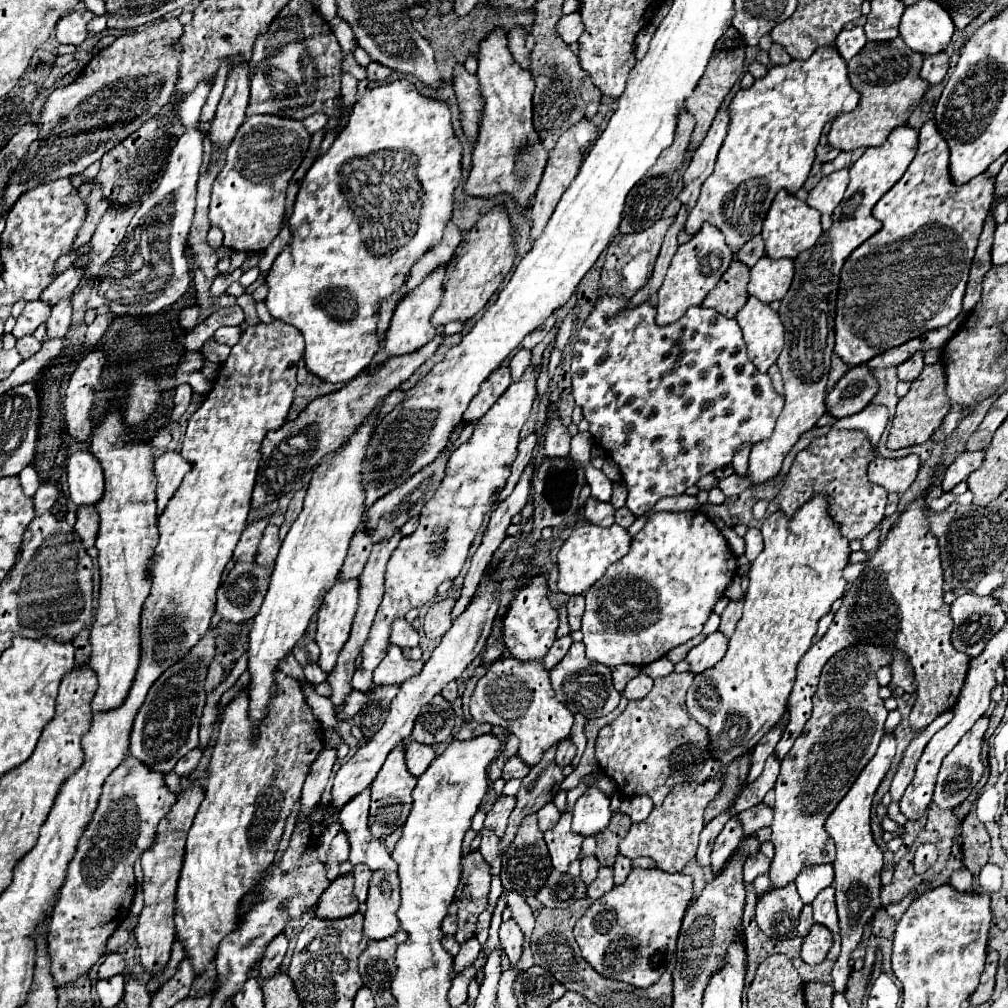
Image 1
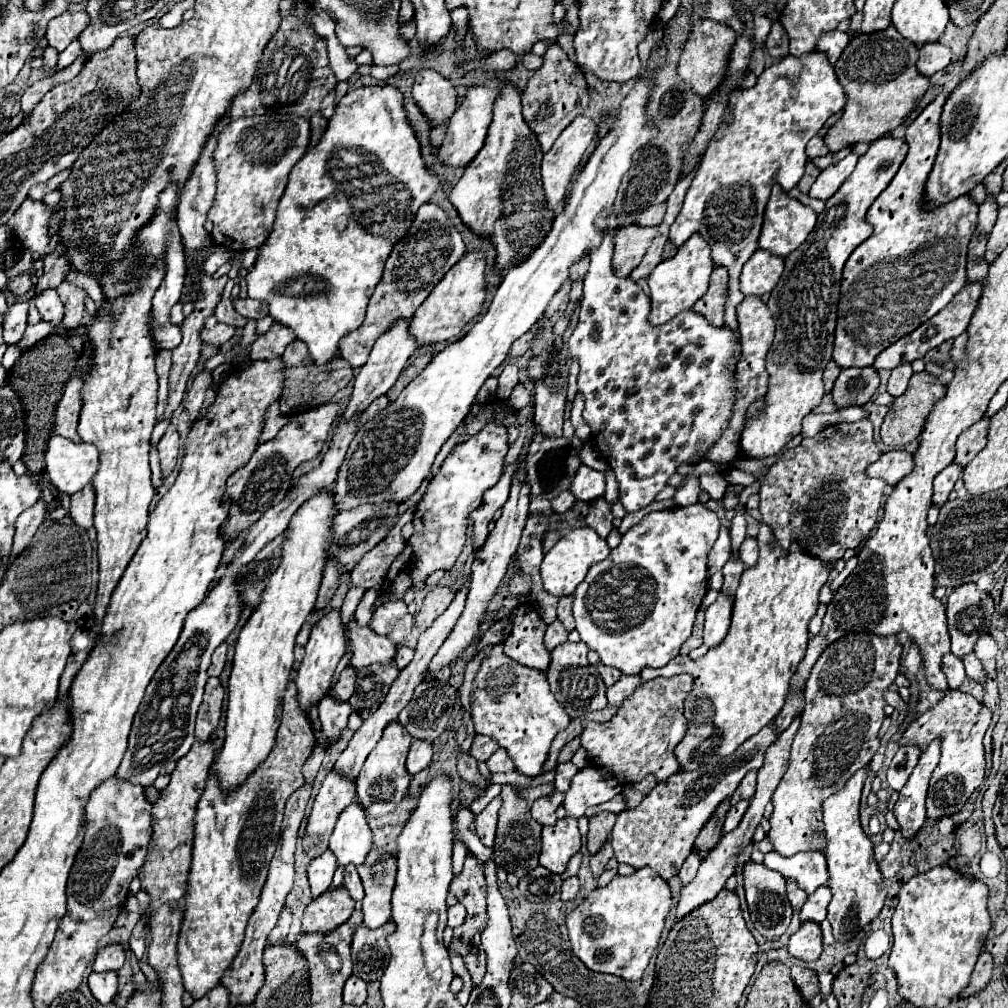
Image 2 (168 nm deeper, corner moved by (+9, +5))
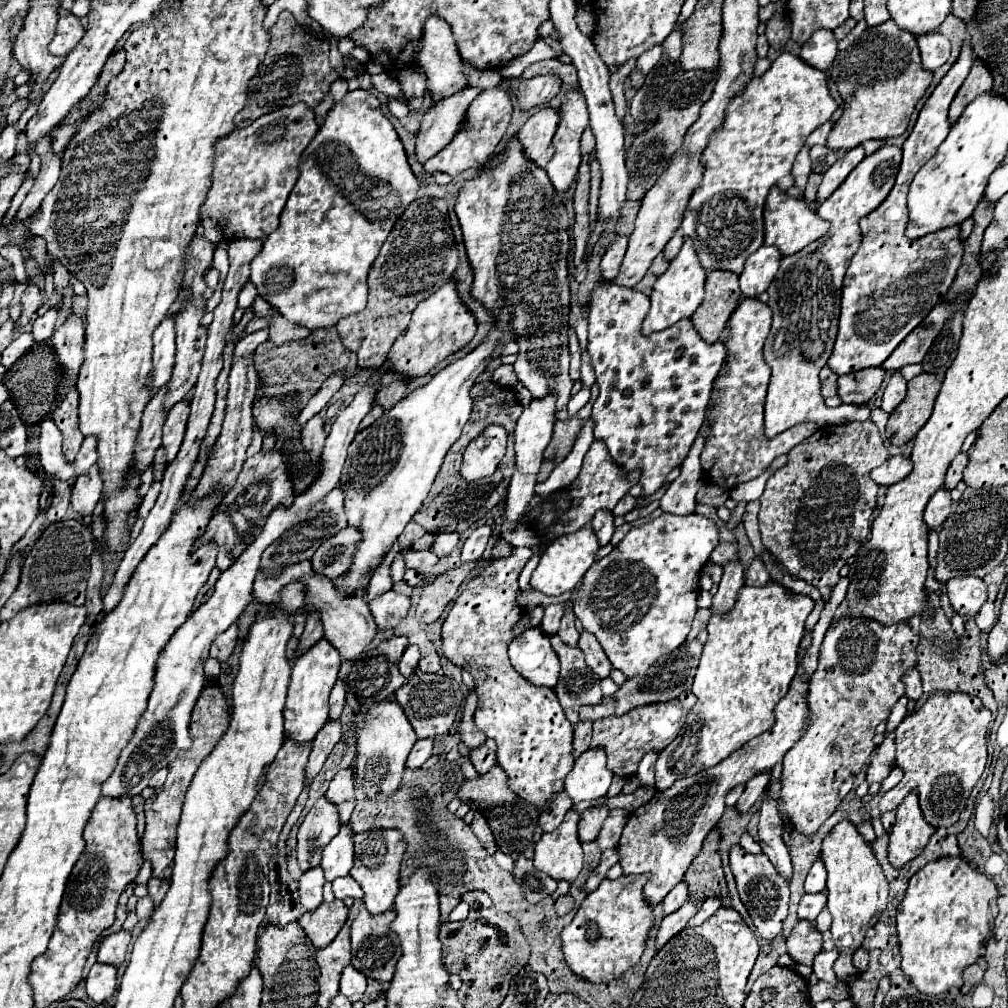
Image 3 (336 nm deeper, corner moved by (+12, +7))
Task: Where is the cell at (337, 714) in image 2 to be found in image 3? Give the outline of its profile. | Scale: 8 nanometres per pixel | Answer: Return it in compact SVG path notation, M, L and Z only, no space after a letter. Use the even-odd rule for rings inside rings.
M328 720L322 726L318 736L314 738L310 760L308 760L308 766L306 766L306 782L312 782L314 776L320 772L324 760L328 758L330 750L340 740L340 736L342 736L342 724L340 724L340 720Z

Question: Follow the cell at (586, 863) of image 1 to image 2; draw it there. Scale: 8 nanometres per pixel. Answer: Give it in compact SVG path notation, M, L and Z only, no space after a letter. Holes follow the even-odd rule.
M577 876L567 878L563 882L563 888L561 888L561 900L565 900L565 902L573 900L577 896L577 892L579 892L579 878Z

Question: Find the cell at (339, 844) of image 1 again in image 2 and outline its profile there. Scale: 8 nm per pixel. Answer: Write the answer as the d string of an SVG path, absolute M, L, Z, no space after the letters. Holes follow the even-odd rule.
M327 850L319 858L311 860L311 864L307 868L307 878L309 878L309 884L311 884L311 896L313 898L317 898L319 894L329 890L335 868L337 868L337 862L335 862L331 850Z

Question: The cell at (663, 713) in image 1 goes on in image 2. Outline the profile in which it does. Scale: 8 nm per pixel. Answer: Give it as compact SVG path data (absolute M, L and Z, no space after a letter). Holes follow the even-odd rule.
M679 674L673 678L655 678L647 684L641 684L619 708L619 714L615 714L613 720L605 722L605 724L597 724L597 722L589 722L587 728L581 734L581 746L587 752L589 762L593 762L595 766L603 766L607 770L613 772L613 776L621 782L621 784L635 784L641 782L647 774L655 774L659 782L663 782L665 778L669 778L671 774L679 772L679 764L677 758L673 754L675 746L679 744L679 740L685 736L687 732L687 720L683 716L683 702L685 696L693 690L693 678L689 674Z

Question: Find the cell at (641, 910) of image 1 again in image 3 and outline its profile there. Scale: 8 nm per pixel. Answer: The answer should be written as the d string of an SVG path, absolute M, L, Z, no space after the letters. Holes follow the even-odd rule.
M646 874L620 876L618 880L604 878L578 908L574 920L562 930L562 950L568 966L590 982L620 978L628 968L640 962L646 948L648 932L654 924L654 906L644 900Z

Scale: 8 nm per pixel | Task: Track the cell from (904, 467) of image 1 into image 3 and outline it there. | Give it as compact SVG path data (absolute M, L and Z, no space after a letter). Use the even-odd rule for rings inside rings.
M890 456L884 464L880 464L878 468L874 468L870 472L870 476L872 476L872 480L876 484L890 486L890 484L900 482L902 478L906 478L910 470L912 470L910 458L906 458L906 456Z

